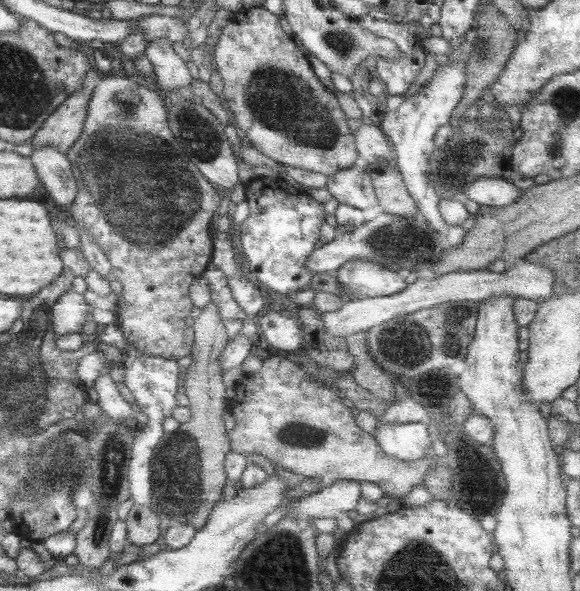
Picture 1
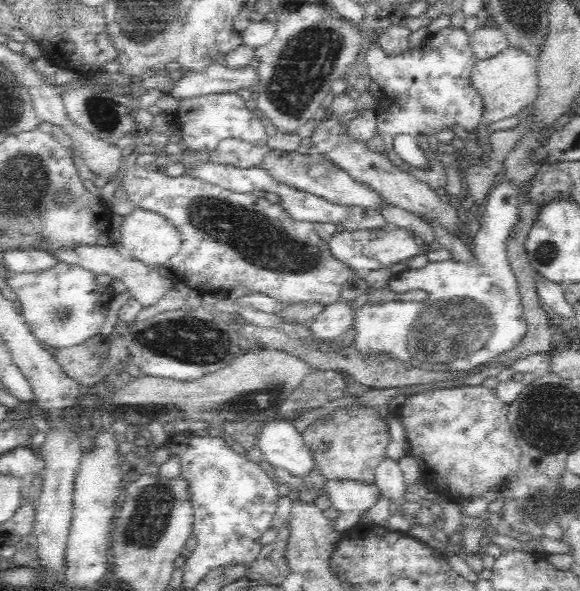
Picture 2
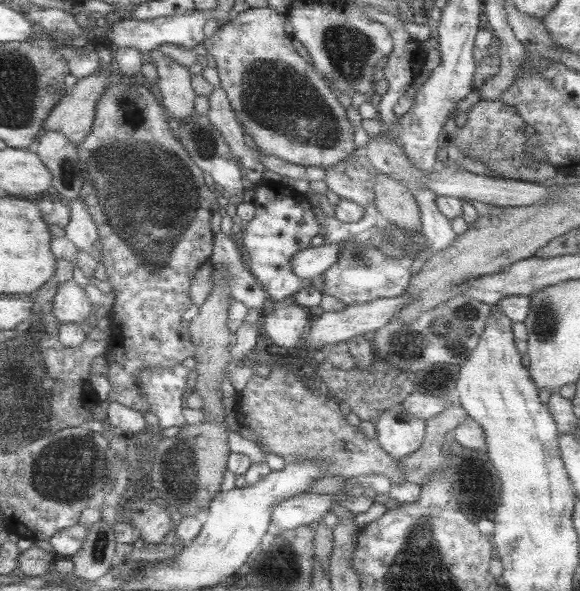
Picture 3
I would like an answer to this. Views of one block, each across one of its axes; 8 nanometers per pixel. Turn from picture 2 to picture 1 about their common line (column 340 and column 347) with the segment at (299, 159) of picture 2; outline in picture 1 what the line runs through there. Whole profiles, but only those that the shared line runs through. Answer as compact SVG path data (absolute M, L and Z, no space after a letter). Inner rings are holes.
M359 162L349 170L341 170L329 176L327 190L339 204L361 208L367 214L379 212L379 196L375 192L373 178L365 162Z

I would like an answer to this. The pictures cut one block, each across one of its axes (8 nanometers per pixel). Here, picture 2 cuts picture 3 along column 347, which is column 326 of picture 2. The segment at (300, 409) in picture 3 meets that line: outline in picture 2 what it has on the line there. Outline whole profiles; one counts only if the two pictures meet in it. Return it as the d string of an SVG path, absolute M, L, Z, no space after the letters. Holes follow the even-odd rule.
M362 404L336 408L330 414L332 414L330 422L326 424L314 422L302 434L306 446L314 452L316 470L328 480L340 480L340 482L352 480L374 486L376 470L388 458L386 446L390 442L390 424L386 424L384 418L374 408Z

